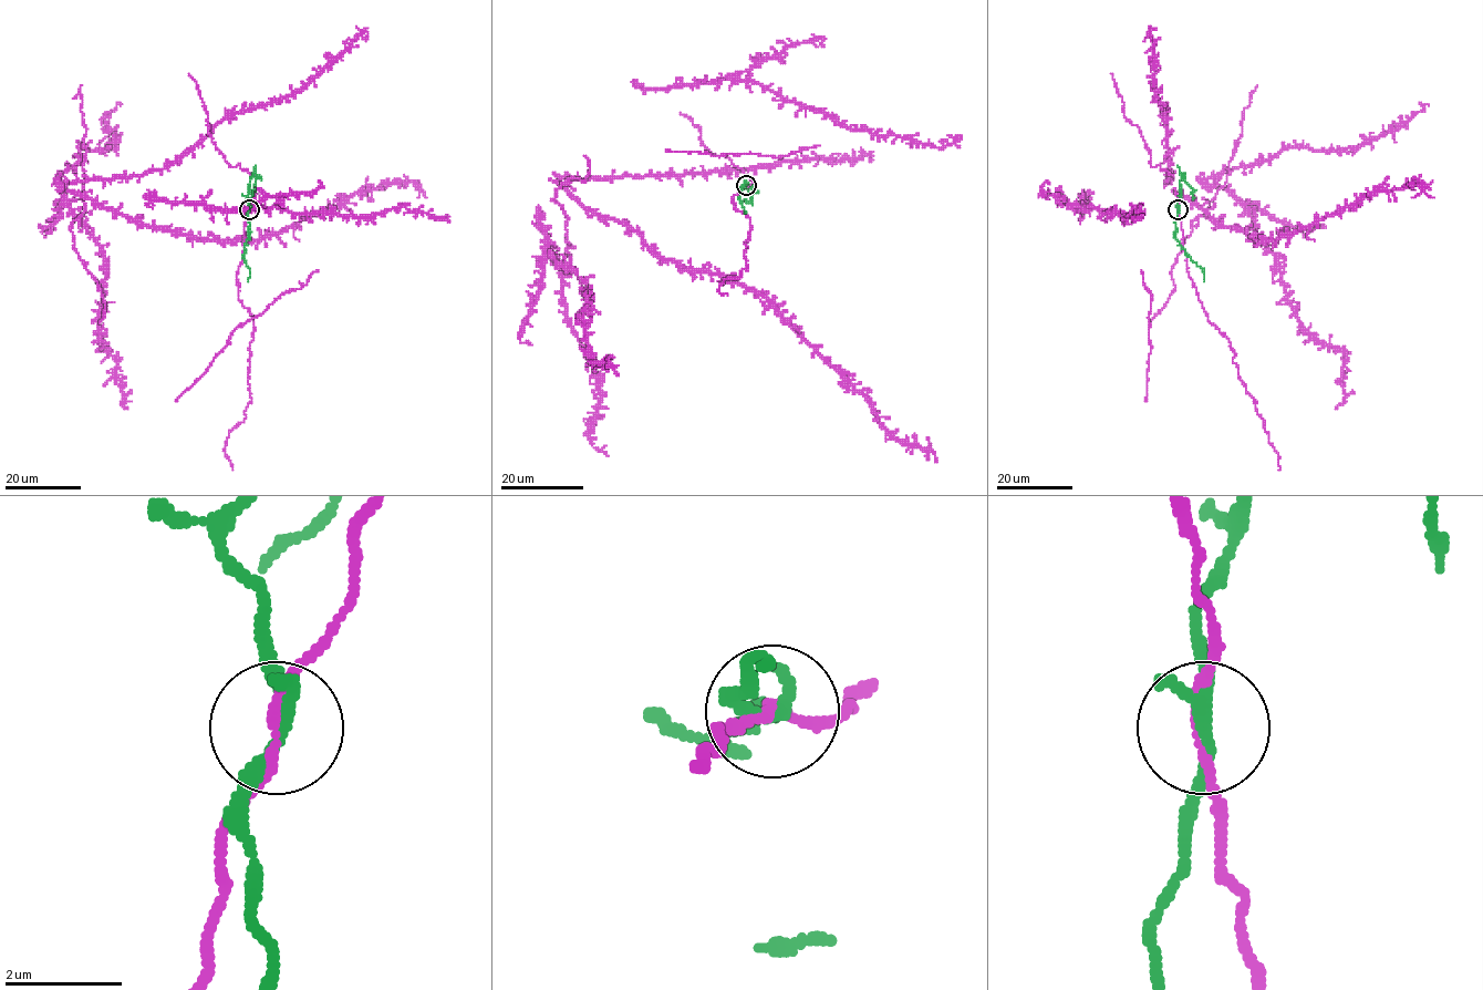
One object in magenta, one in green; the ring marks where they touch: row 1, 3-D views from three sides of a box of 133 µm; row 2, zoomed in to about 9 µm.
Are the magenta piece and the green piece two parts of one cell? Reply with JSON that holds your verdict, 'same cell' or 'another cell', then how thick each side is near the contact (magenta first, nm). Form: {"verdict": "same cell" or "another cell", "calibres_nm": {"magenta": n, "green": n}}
{"verdict": "another cell", "calibres_nm": {"magenta": 160, "green": 200}}

